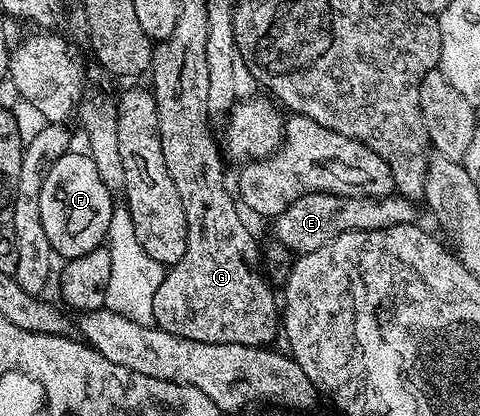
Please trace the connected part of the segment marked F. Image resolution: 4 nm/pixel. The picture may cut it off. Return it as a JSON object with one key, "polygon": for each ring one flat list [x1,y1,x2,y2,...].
{"polygon":[[77,150,63,154,47,170,40,190,40,222,55,253,71,260,99,247,106,239,115,203,115,197,100,182,100,170,96,170,96,162,89,154]]}

